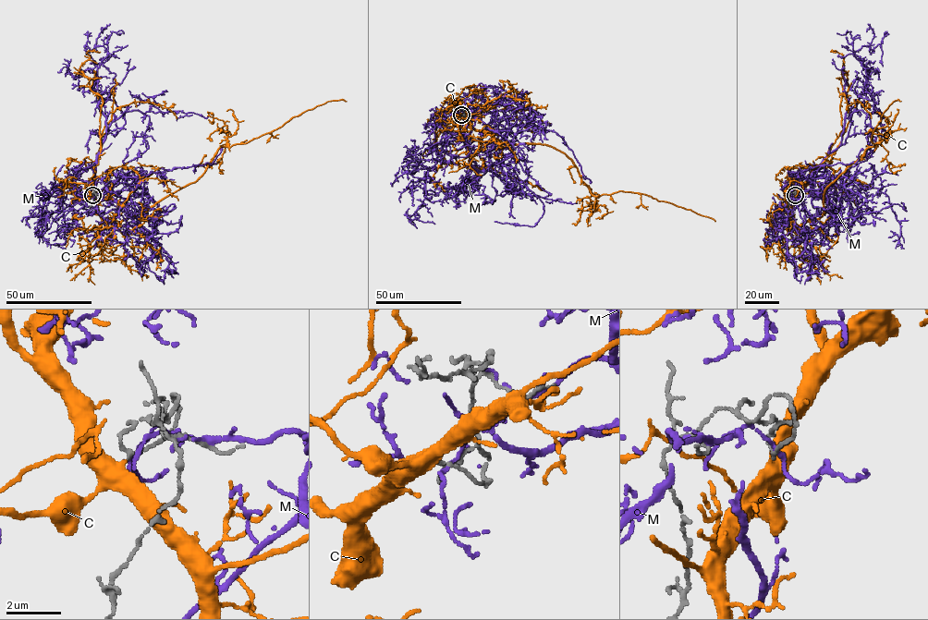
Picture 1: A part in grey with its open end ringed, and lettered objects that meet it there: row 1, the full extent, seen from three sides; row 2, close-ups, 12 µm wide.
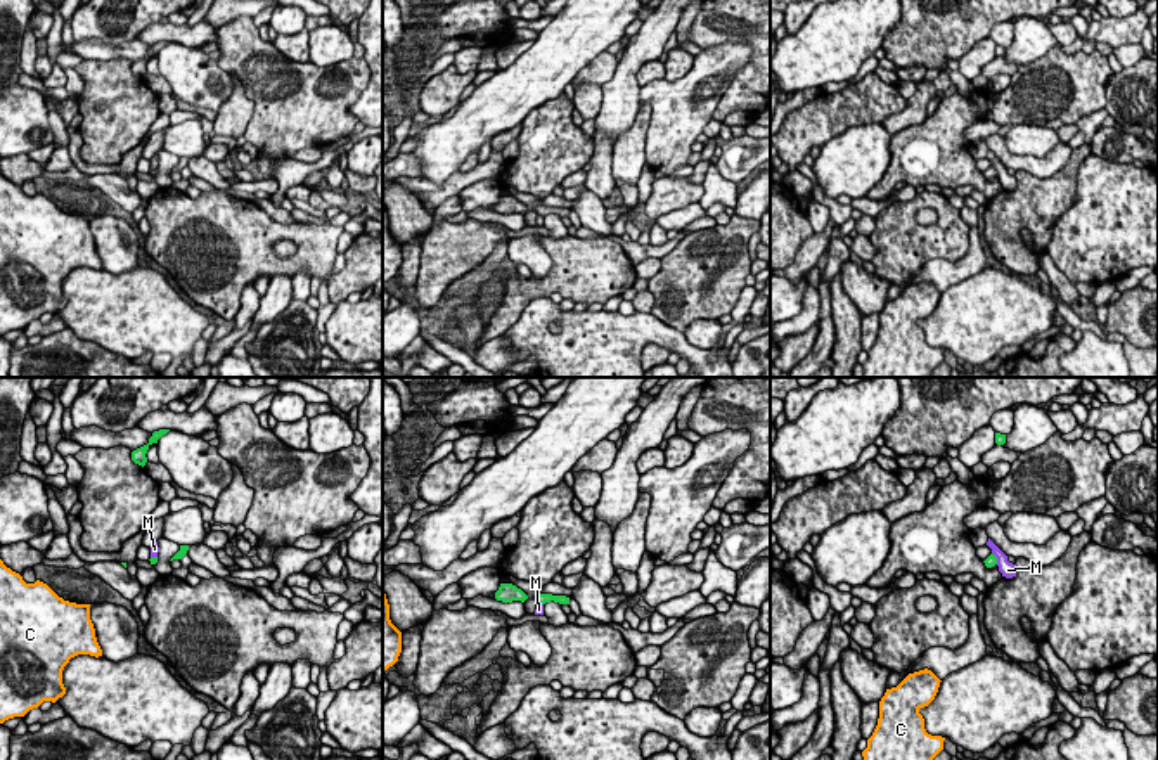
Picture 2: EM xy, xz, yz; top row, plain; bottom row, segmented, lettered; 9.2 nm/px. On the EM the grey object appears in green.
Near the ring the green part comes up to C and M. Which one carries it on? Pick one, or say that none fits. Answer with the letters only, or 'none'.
C

